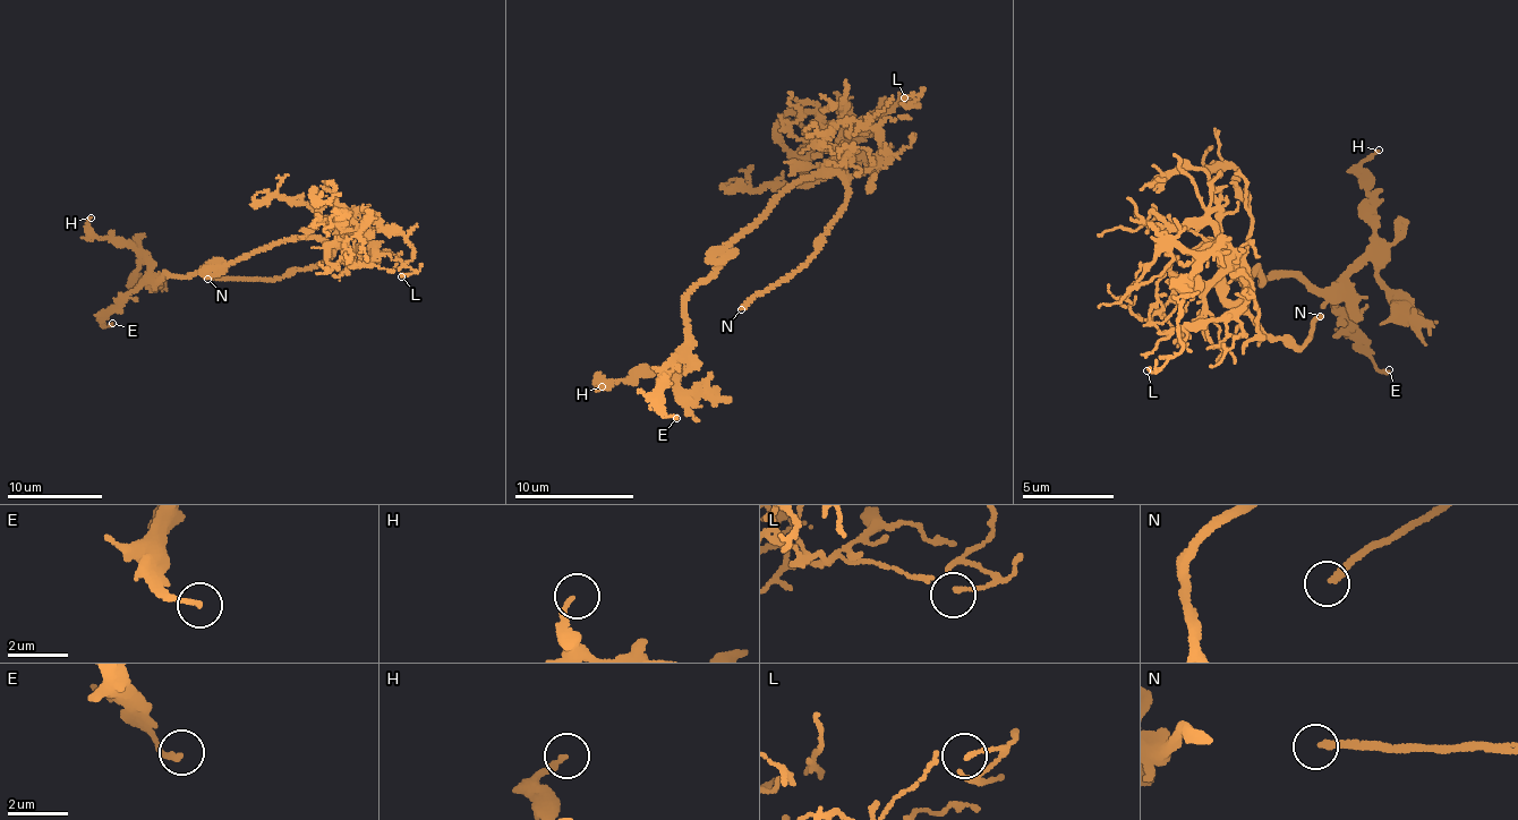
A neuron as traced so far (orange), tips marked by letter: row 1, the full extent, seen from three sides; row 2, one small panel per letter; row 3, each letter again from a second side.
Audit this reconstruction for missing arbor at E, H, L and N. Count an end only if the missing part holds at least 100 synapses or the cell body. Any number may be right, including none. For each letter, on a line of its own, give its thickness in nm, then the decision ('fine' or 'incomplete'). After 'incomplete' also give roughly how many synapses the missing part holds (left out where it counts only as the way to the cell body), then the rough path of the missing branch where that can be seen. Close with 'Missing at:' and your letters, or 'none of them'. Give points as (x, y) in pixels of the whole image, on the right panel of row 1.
E: 160 nm | fine
H: 150 nm | fine
L: 100 nm | fine
N: 240 nm | incomplete
Missing at: N

